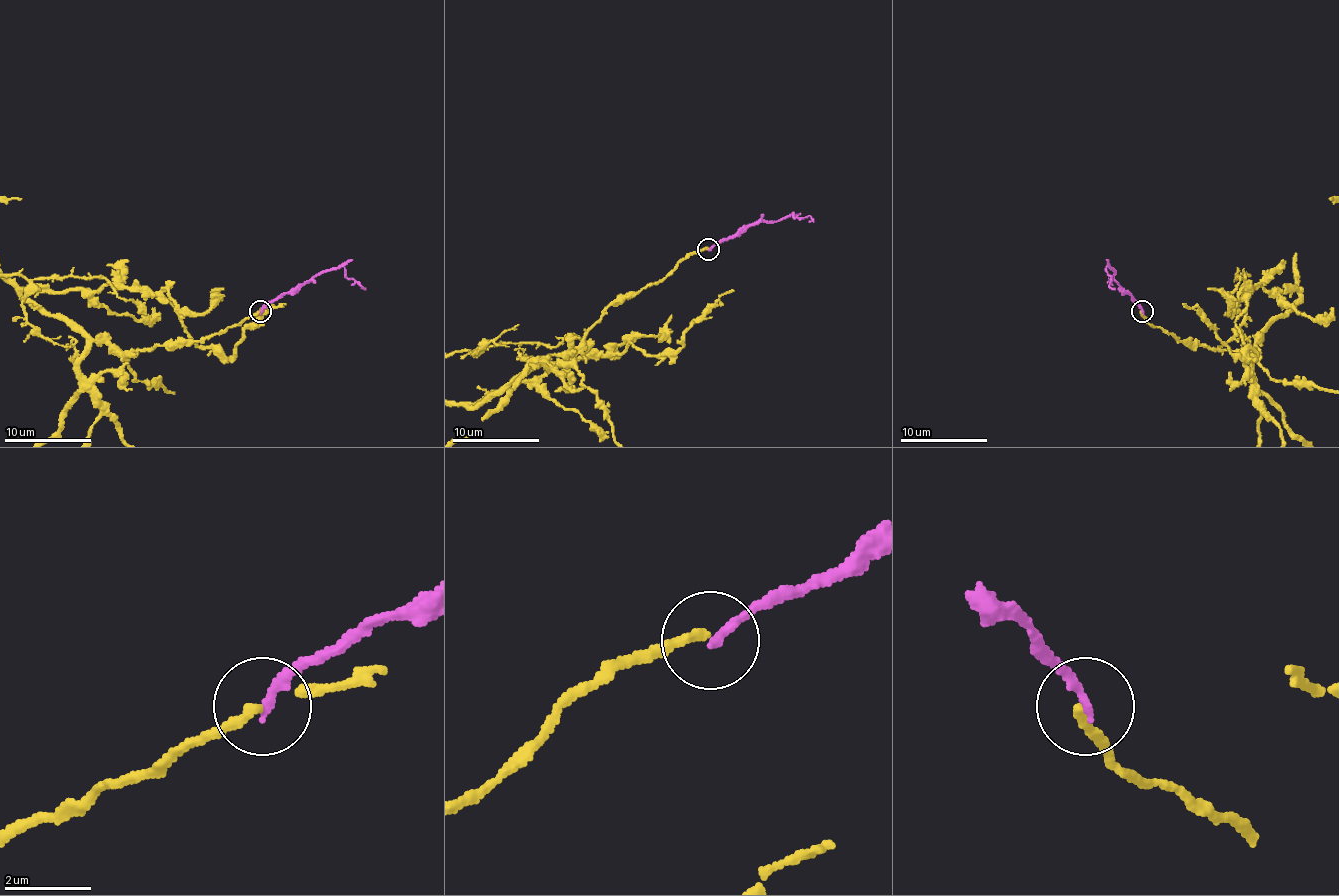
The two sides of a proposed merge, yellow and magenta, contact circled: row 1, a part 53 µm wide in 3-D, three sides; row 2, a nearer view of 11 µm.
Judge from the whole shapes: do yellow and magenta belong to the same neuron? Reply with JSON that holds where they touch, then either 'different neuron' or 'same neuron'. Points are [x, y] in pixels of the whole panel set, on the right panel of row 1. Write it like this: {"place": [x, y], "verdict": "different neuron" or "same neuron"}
{"place": [1142, 311], "verdict": "different neuron"}

